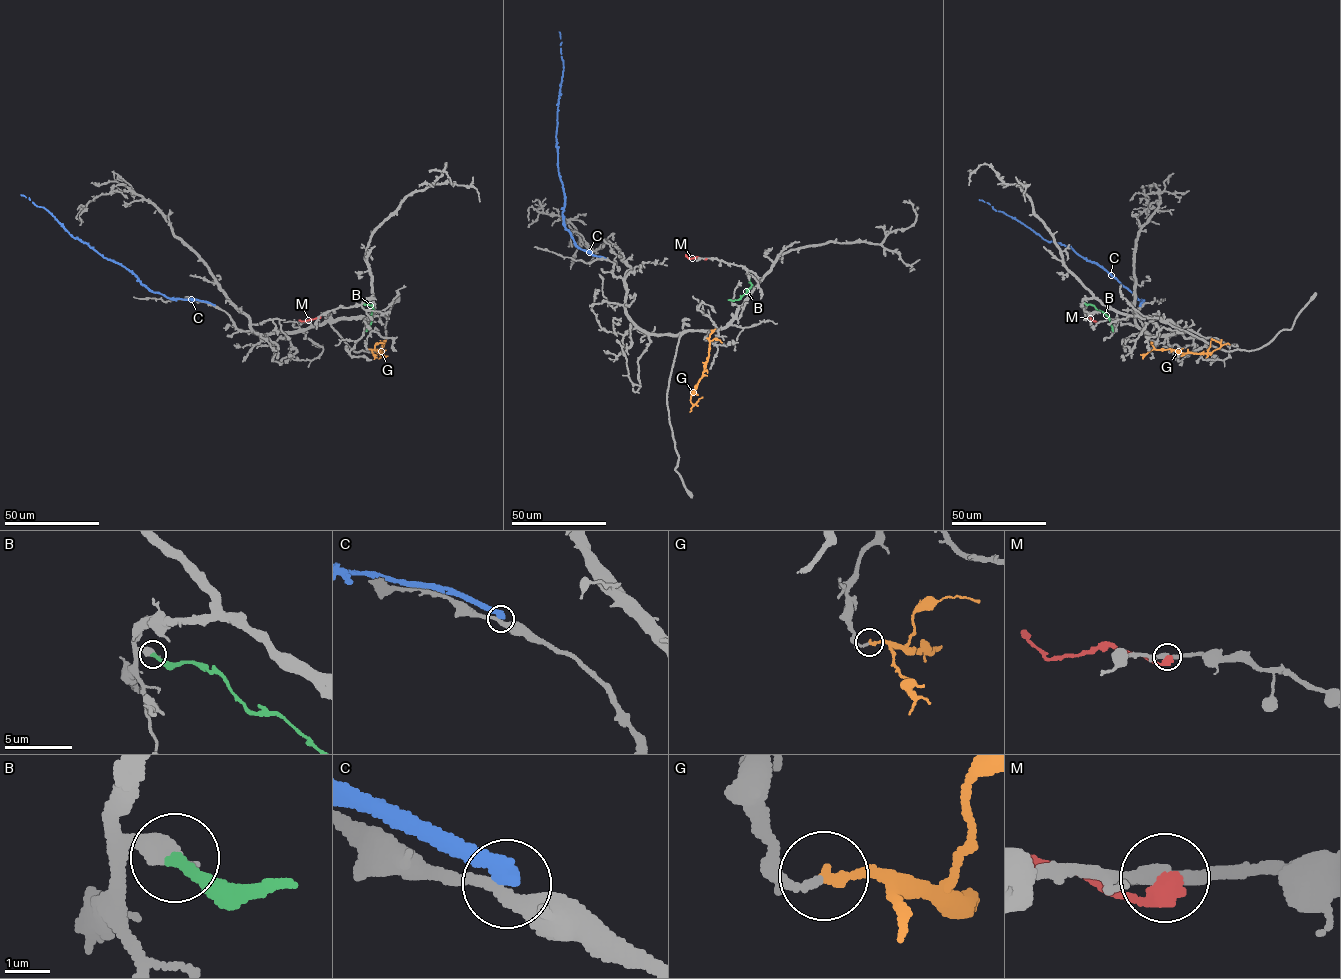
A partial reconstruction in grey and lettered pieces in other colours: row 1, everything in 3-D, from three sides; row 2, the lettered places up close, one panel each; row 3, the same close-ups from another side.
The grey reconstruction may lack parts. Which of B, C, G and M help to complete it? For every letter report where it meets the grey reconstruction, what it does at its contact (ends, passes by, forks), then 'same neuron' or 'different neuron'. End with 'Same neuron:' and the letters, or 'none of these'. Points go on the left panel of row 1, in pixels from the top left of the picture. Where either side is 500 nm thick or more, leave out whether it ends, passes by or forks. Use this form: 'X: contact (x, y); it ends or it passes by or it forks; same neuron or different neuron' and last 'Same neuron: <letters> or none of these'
B: contact (363, 303); different neuron
C: contact (214, 305); it ends; different neuron
G: contact (368, 349); it ends; same neuron
M: contact (319, 317); it ends; different neuron
Same neuron: G

